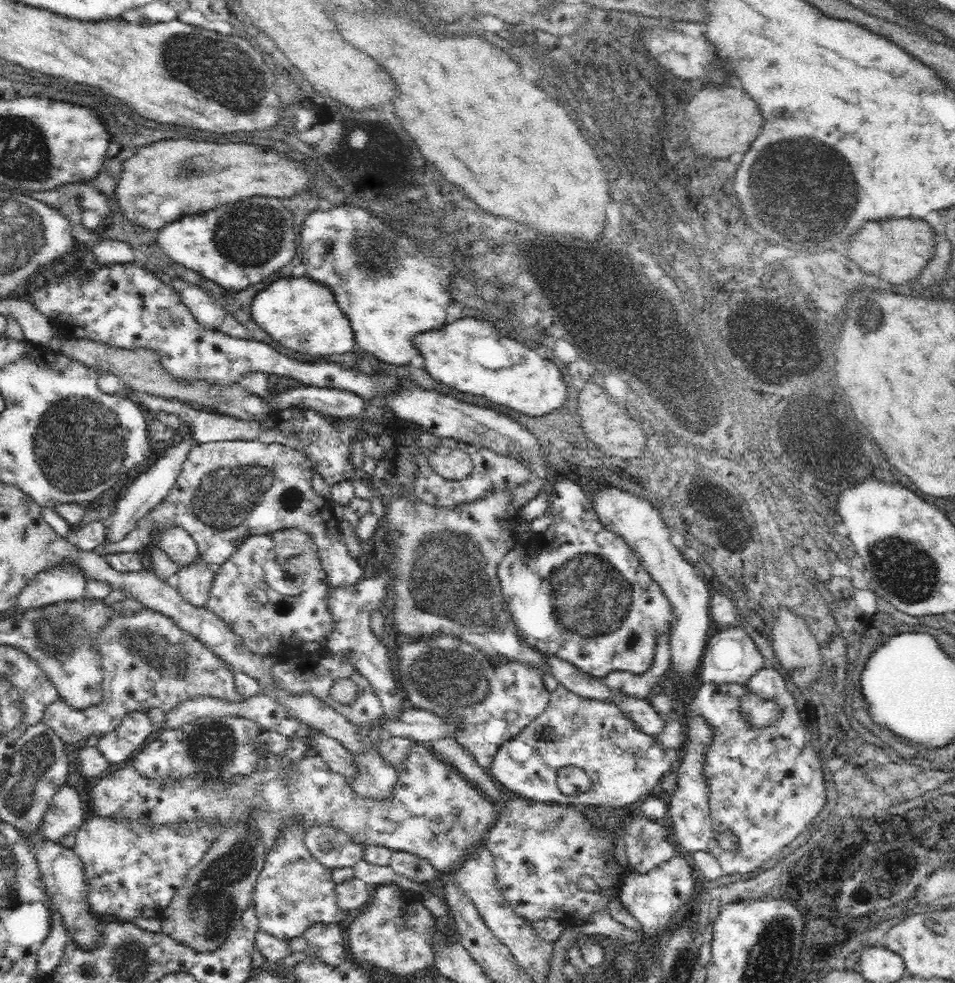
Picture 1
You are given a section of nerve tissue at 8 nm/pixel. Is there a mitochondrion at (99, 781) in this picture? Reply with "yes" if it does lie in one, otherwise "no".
no

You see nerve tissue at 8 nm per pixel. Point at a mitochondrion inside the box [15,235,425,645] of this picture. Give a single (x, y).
(78, 441)

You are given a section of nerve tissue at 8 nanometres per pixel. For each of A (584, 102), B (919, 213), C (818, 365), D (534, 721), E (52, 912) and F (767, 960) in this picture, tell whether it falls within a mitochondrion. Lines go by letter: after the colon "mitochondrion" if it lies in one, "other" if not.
A: mitochondrion
B: other
C: mitochondrion
D: other
E: other
F: mitochondrion

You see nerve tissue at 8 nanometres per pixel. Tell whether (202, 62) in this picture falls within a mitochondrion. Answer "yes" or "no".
yes

